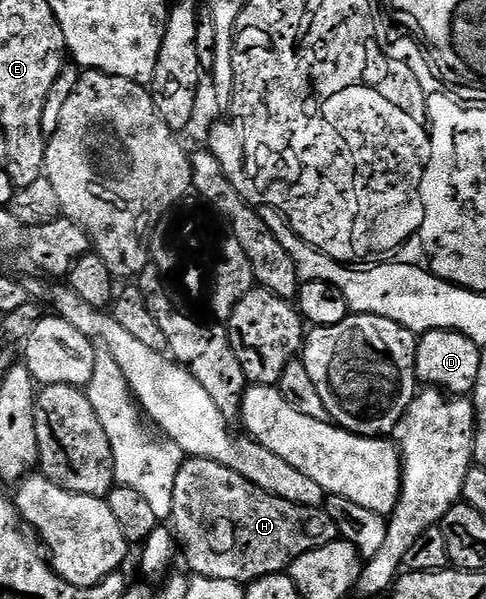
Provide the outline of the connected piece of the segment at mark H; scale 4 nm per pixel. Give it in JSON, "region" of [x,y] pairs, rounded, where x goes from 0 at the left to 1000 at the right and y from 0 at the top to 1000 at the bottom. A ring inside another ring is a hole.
{"region":[[[399,765],[379,766],[362,795],[348,880],[401,962],[486,972],[580,957],[619,925],[700,900],[665,848],[586,838],[447,771]]]}

